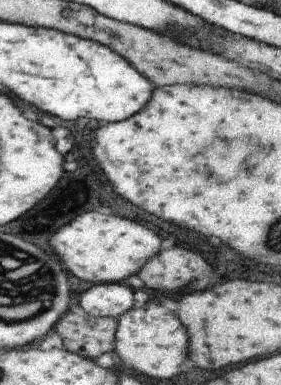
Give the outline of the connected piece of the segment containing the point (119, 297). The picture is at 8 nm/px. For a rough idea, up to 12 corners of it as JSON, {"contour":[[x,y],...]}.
{"contour":[[126,282],[87,285],[79,304],[119,318],[135,306]]}

